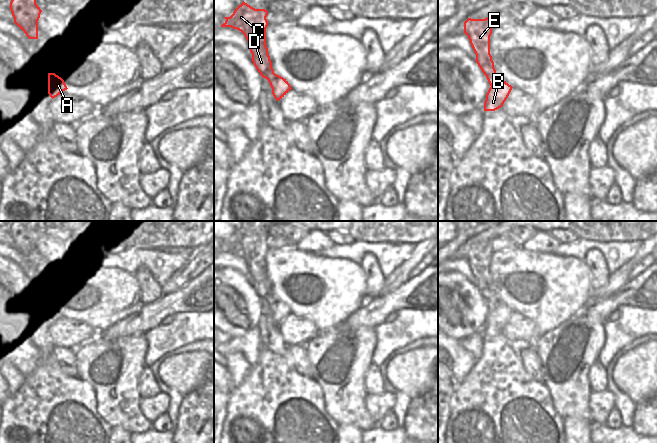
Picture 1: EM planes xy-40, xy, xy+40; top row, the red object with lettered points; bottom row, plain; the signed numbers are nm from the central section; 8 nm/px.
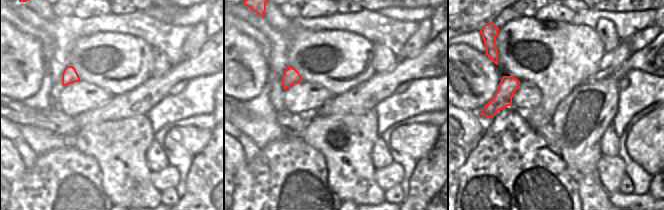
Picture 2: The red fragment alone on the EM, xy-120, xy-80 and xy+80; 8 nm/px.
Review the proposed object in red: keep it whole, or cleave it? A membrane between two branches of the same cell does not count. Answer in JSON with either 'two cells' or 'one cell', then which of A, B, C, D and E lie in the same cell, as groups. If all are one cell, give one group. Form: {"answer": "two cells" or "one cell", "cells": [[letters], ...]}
{"answer": "two cells", "cells": [["A", "B"], ["C", "D", "E"]]}

